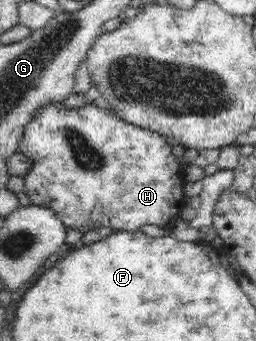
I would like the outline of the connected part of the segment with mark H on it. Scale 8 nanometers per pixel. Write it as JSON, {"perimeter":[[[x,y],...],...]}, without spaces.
{"perimeter":[[[65,101],[51,102],[51,104],[44,105],[43,108],[36,113],[32,121],[29,121],[23,130],[22,140],[18,147],[18,154],[29,159],[31,168],[23,174],[24,180],[23,191],[31,205],[47,207],[56,212],[56,215],[64,222],[65,229],[77,230],[82,234],[85,232],[105,226],[111,228],[113,231],[142,231],[141,228],[147,225],[153,225],[163,228],[170,228],[175,226],[181,219],[180,211],[186,205],[186,200],[183,198],[183,174],[181,174],[181,166],[179,166],[179,158],[175,158],[171,154],[169,144],[165,142],[165,138],[161,138],[159,133],[151,132],[151,129],[137,128],[135,125],[126,123],[122,118],[110,113],[110,109],[100,106],[98,103],[89,103],[82,107],[73,108],[71,104],[65,105]]]}

